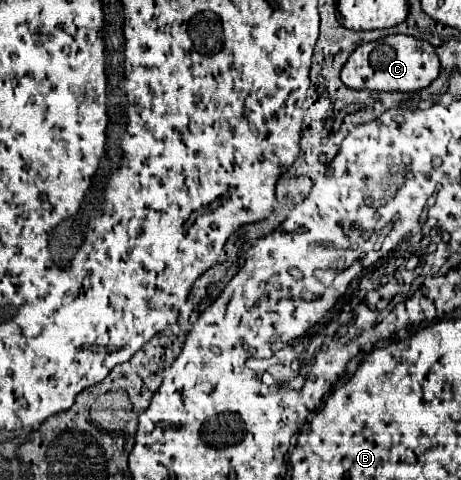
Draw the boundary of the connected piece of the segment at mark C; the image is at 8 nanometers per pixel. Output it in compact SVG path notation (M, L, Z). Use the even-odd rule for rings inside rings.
M386 36L358 46L342 68L342 82L352 90L372 92L416 92L426 88L440 72L434 46L414 36Z

